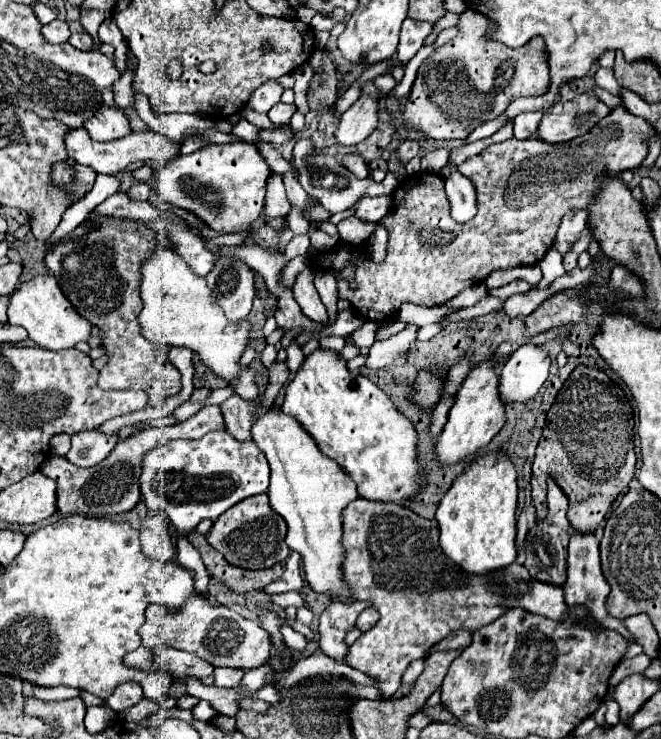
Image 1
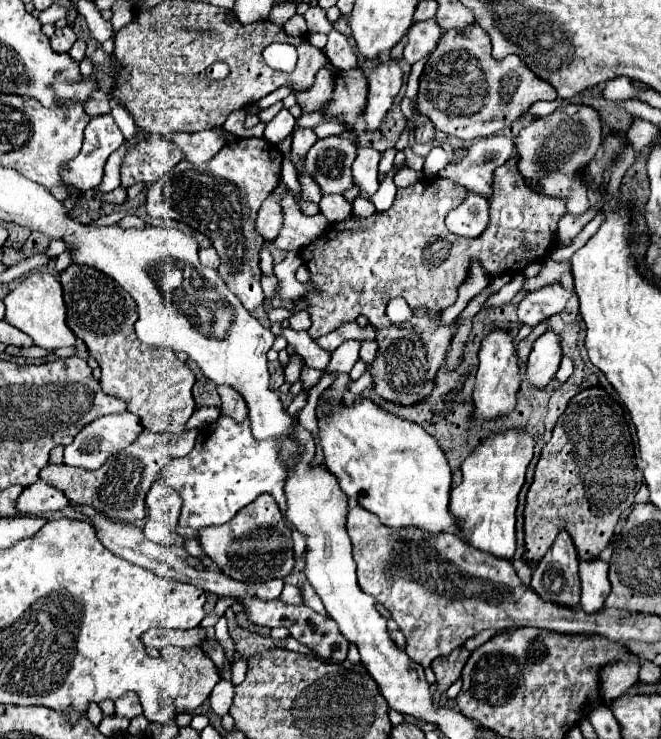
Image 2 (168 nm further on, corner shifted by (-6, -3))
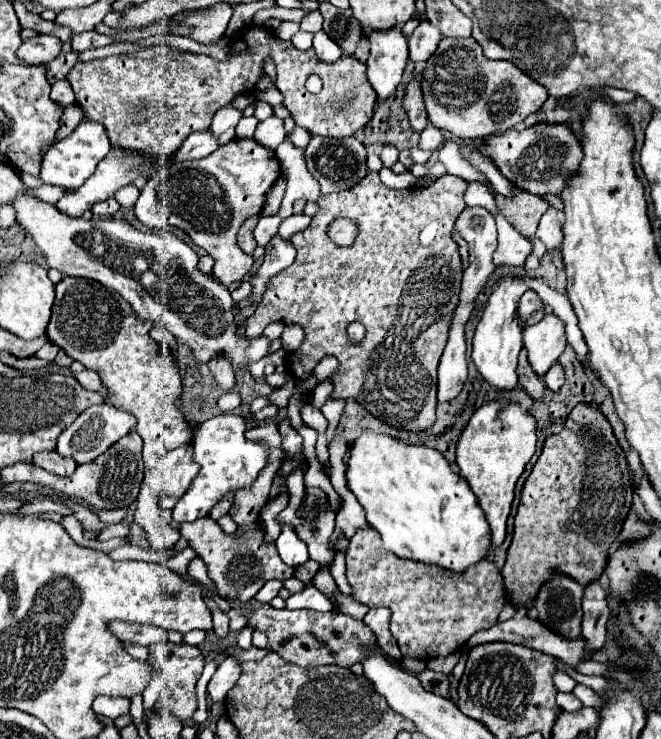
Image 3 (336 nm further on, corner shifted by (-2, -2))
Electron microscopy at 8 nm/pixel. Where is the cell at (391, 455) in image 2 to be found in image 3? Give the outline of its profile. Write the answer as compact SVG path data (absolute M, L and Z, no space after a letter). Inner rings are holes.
M365 431L347 451L345 479L351 493L363 505L369 525L379 531L385 549L397 557L435 563L451 571L467 569L485 557L485 551L491 545L487 519L477 505L469 483L451 471L447 459L439 451L425 445L411 445L389 435Z

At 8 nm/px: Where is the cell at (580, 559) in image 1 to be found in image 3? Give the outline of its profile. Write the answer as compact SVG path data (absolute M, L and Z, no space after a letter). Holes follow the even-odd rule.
M591 581L585 585L583 595L583 631L581 637L585 637L585 657L589 657L591 651L597 651L605 645L607 639L607 617L611 615L611 609L607 605L607 591L601 587L599 581Z

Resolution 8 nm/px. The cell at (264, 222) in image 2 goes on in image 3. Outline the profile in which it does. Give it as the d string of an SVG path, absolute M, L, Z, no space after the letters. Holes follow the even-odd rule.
M253 215L253 217L249 217L249 219L241 225L241 229L239 229L237 241L239 241L239 247L245 249L245 253L251 253L251 251L257 247L255 237L253 237L253 229L255 229L257 221L259 221L259 215Z

